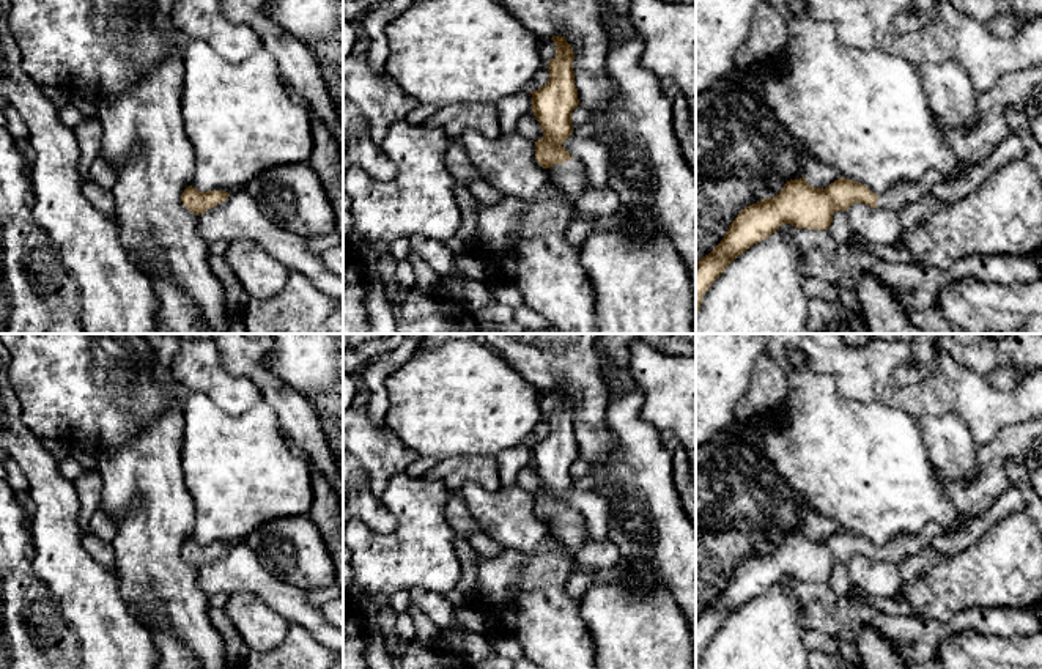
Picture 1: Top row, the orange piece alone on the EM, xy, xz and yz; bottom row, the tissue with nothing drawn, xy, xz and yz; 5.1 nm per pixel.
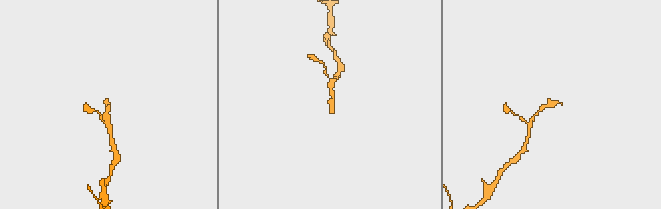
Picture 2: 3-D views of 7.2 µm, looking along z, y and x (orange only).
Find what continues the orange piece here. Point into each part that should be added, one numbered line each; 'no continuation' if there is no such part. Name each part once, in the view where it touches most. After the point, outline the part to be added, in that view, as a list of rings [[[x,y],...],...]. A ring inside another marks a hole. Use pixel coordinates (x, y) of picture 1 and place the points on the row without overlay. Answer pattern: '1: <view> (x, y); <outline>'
1: xz (567, 529); [[[576,512],[548,521],[549,537],[559,540],[568,551],[576,554],[586,543],[582,519]]]

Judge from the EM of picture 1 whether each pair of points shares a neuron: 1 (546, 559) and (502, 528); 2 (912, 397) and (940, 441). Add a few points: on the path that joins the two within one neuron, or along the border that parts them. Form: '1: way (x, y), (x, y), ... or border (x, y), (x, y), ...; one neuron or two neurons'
1: border (548, 534), (529, 553), (504, 548); two neurons
2: border (960, 417), (937, 414), (915, 419); two neurons

